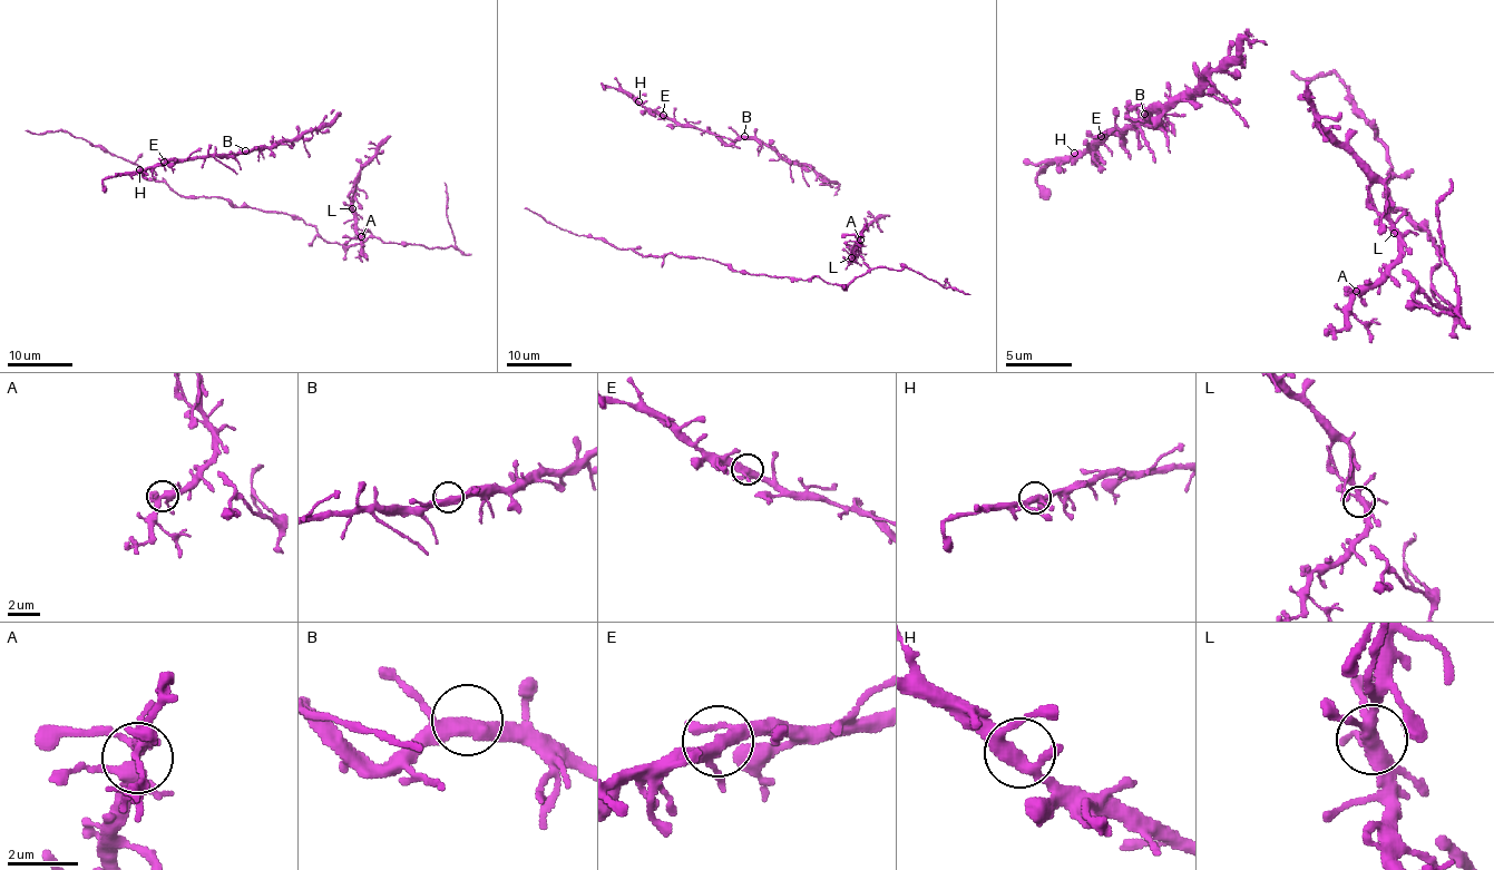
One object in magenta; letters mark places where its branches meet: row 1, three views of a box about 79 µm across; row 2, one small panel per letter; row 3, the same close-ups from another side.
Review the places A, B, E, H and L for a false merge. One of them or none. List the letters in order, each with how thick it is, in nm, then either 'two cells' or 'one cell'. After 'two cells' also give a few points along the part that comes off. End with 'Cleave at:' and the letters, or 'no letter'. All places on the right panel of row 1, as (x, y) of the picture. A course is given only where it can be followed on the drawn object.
A: calibre 360 nm; one cell
B: calibre 340 nm; one cell
E: calibre 320 nm; one cell
H: calibre 320 nm; one cell
L: calibre 340 nm; one cell
Cleave at: no letter

